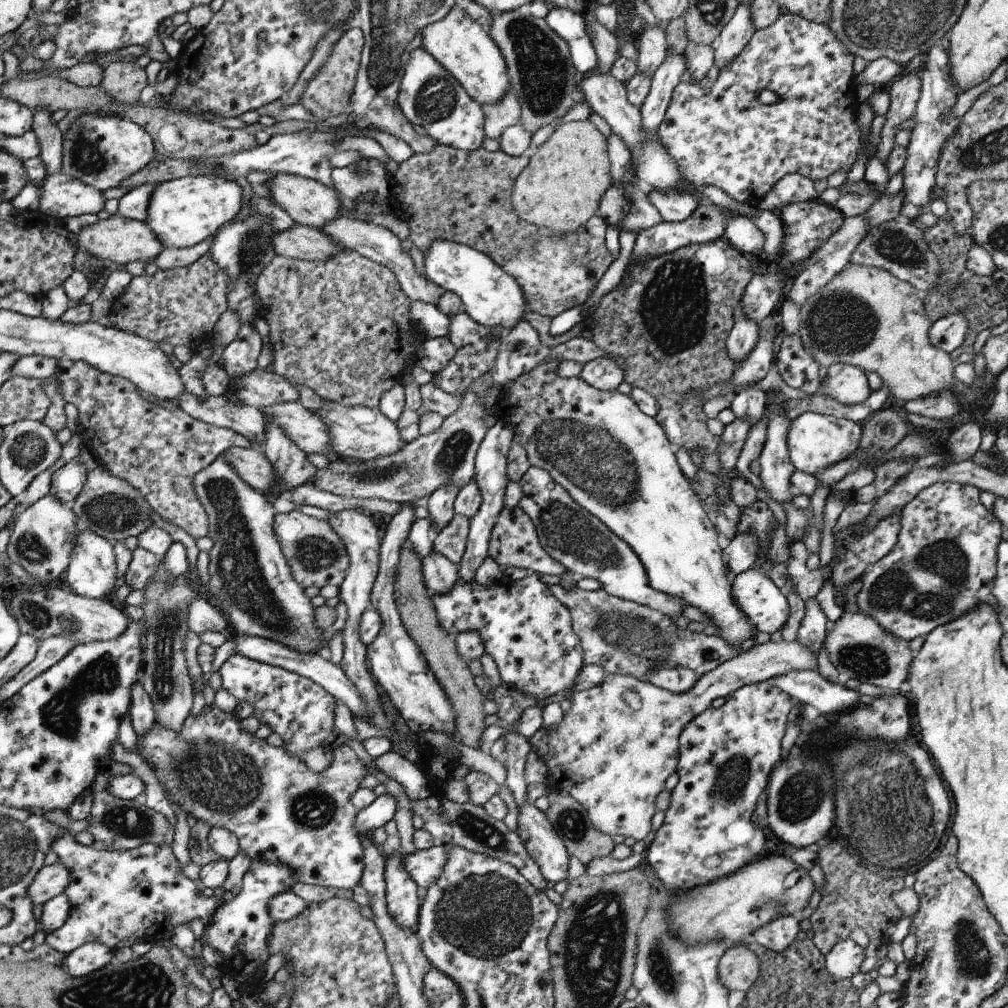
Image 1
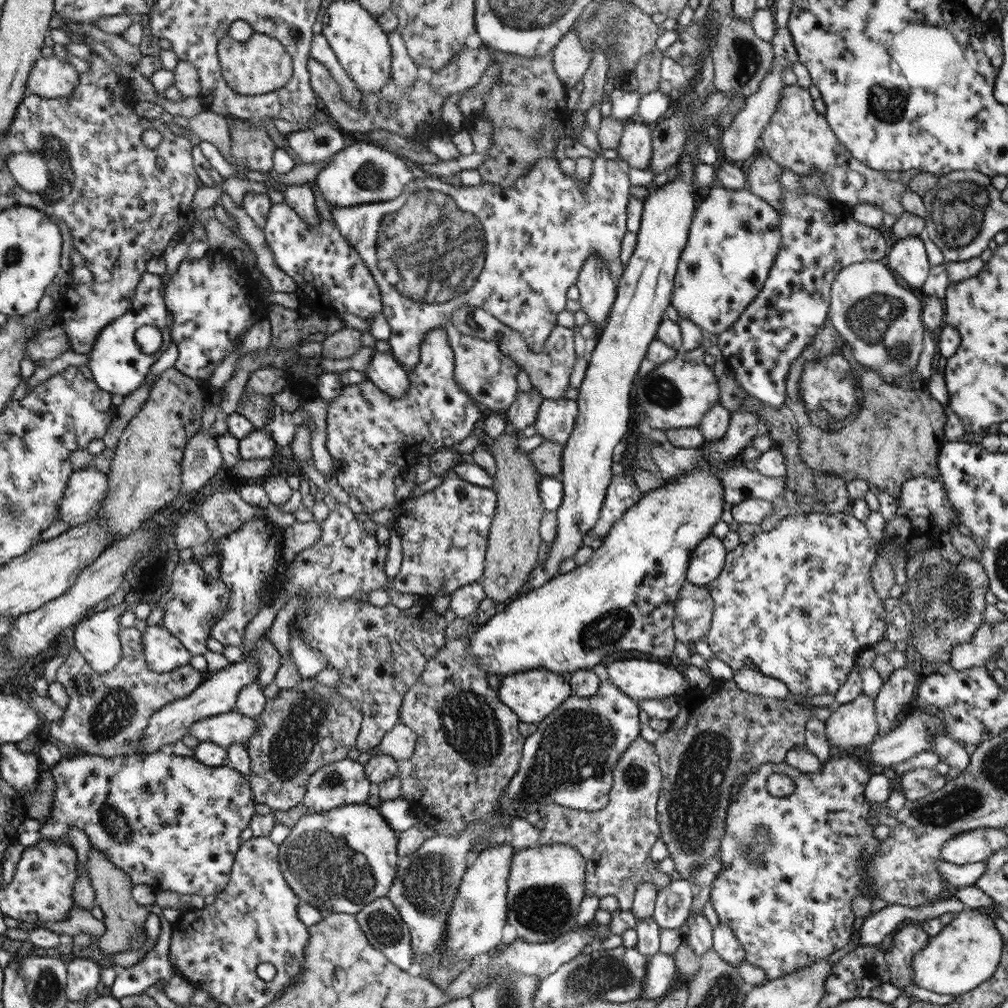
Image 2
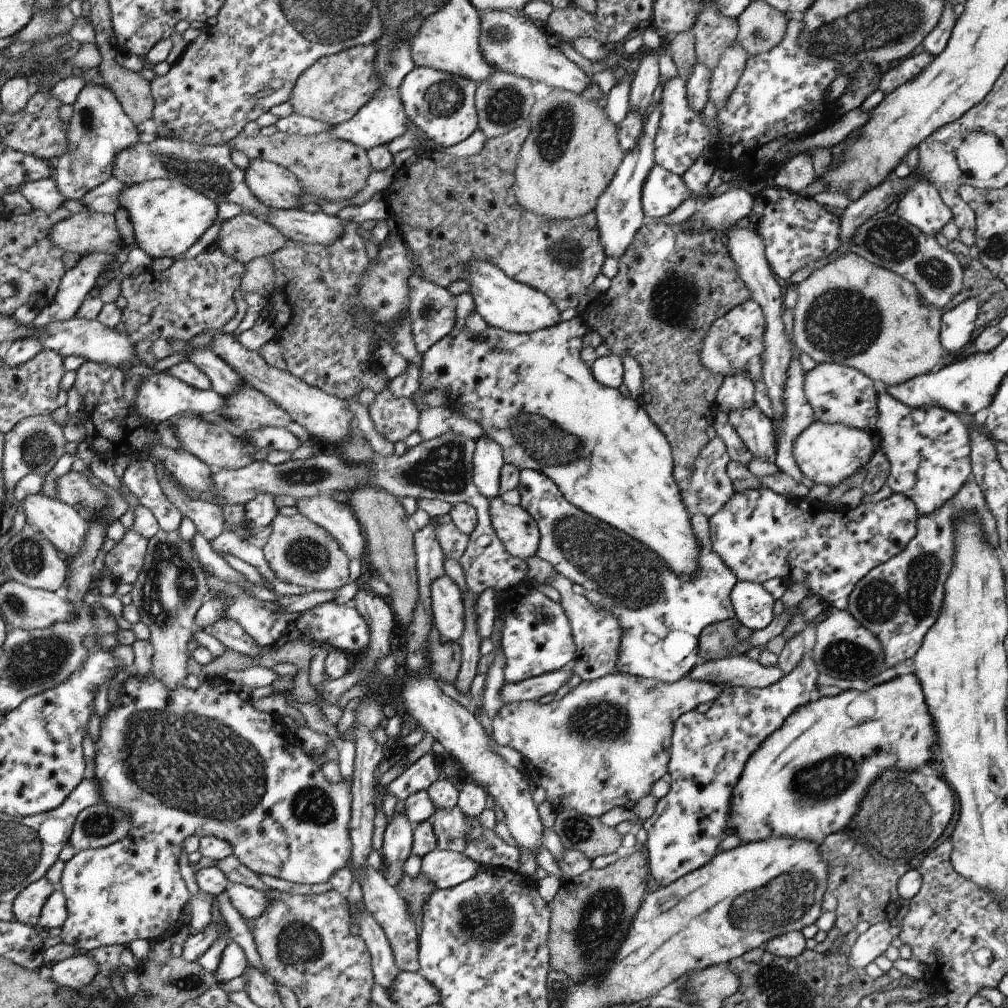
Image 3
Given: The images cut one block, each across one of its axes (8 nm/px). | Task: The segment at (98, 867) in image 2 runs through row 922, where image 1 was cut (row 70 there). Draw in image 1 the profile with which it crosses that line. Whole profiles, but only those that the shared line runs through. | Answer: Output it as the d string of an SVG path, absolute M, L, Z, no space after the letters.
M115 59L113 60L103 72L103 79L101 85L106 93L118 102L128 103L136 105L140 92L146 88L147 84L150 84L145 68L141 68L139 65L133 62L133 59Z

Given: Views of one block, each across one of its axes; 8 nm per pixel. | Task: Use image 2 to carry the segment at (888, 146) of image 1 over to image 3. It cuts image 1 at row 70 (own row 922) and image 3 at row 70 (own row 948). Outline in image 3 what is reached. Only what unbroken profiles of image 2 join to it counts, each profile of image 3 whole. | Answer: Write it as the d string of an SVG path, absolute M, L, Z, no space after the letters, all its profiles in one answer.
M925 51L920 52L920 54L914 54L910 58L906 57L898 66L892 67L883 75L879 89L884 92L884 96L888 96L896 88L900 88L902 84L910 82L914 76L918 76L919 72L924 70L932 60L932 56Z

